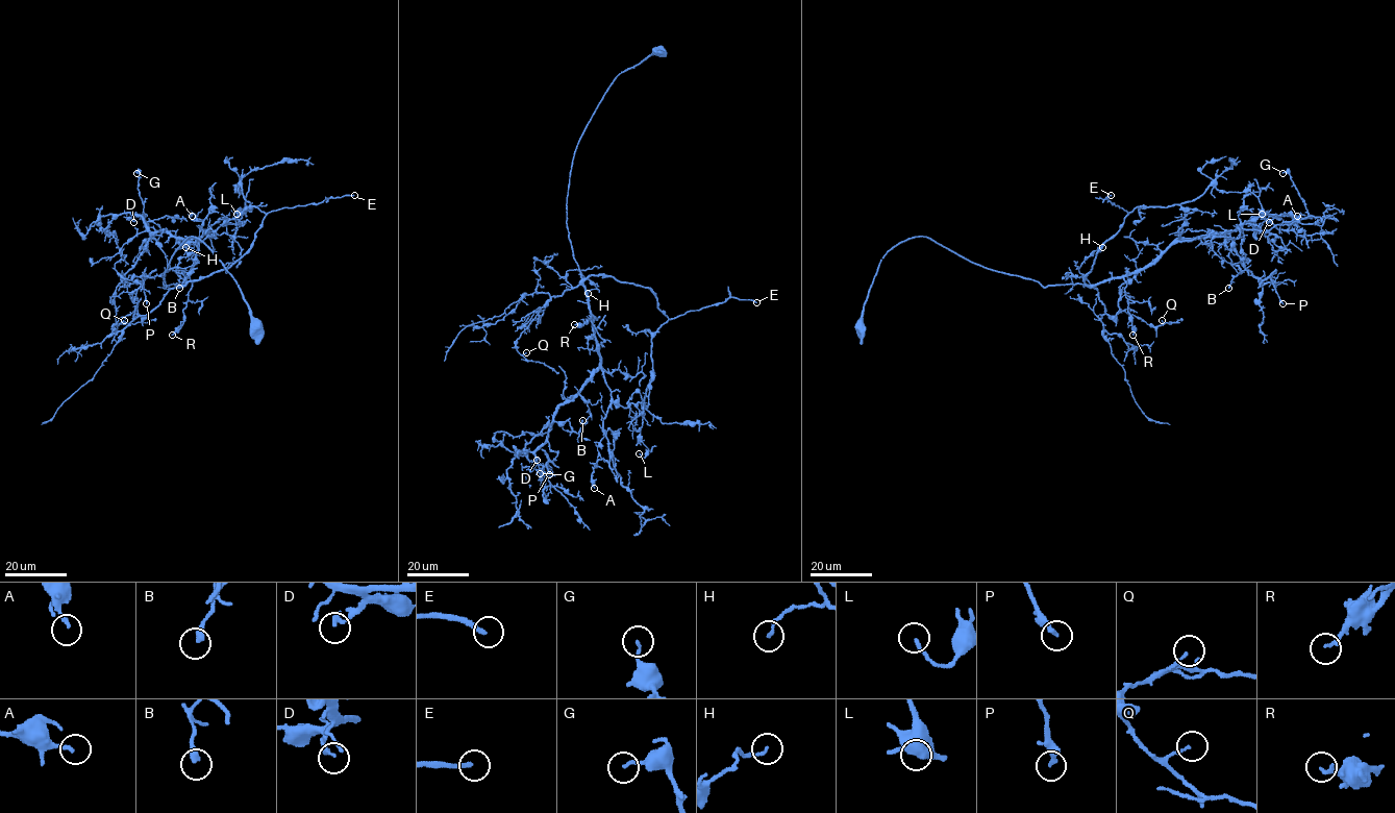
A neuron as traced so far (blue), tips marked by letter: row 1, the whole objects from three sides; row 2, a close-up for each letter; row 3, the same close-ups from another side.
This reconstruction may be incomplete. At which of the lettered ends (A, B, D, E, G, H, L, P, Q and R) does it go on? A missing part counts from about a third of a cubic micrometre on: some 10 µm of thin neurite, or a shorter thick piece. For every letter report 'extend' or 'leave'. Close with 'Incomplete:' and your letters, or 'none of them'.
A: leave
B: leave
D: leave
E: extend
G: leave
H: leave
L: leave
P: leave
Q: leave
R: leave
Incomplete: E

